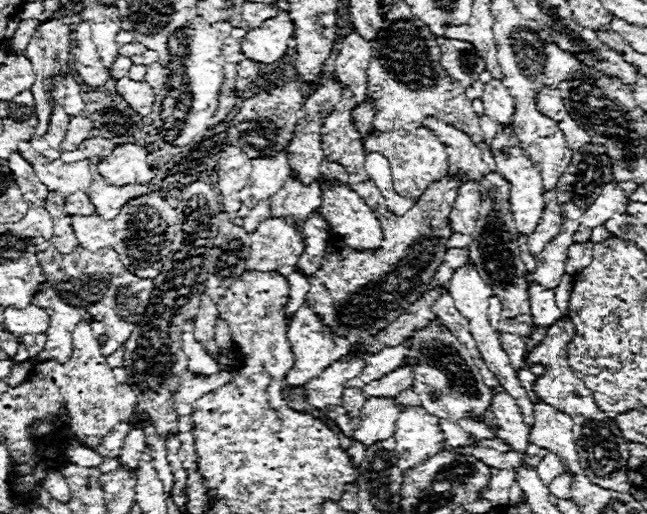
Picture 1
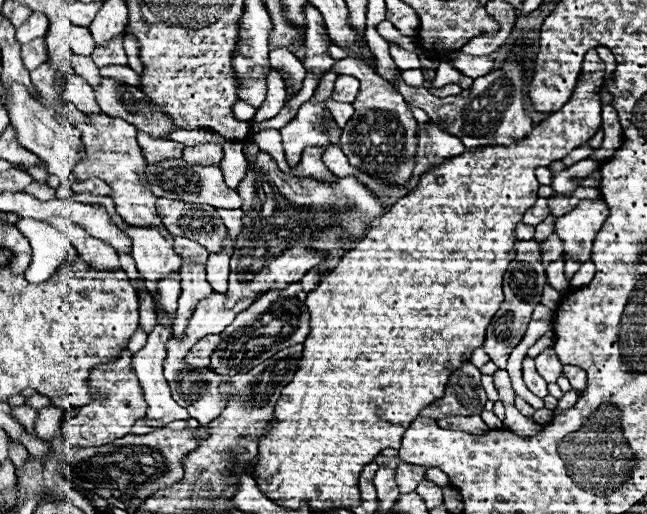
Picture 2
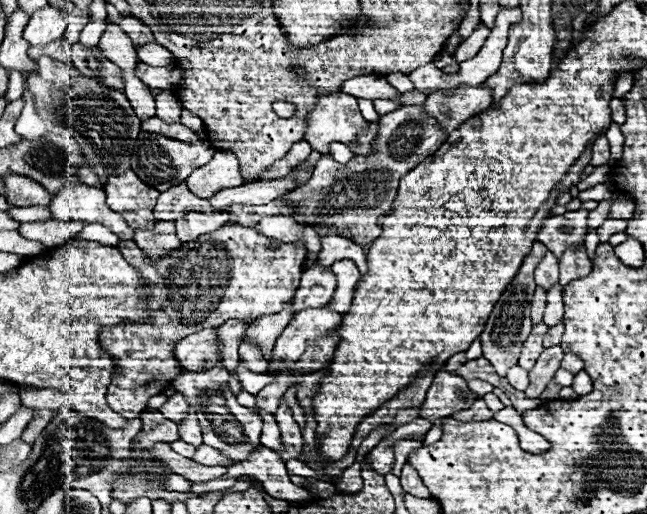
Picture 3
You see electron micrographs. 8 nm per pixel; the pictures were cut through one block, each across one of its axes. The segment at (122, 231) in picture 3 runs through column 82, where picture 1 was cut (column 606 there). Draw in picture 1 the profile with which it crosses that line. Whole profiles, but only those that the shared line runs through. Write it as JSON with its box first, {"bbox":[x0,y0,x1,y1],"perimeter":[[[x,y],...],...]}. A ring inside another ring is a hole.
{"bbox":[574,182,628,242],"perimeter":[[[616,182],[604,184],[600,196],[580,218],[580,228],[574,232],[574,242],[588,242],[594,226],[604,224],[616,212],[626,214],[626,208],[628,208],[628,194],[624,190],[620,190]]]}

